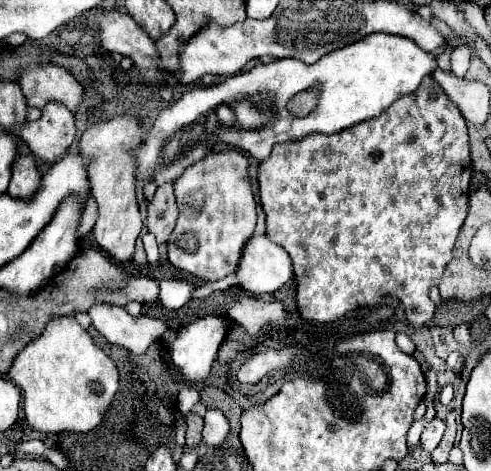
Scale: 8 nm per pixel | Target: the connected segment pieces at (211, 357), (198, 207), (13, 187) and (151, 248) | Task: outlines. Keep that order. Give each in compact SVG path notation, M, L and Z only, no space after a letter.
M207 315L179 329L177 341L169 347L169 351L173 365L179 367L187 381L197 383L207 379L227 329L229 321L217 315Z
M235 149L221 151L221 153L211 151L201 161L189 165L183 171L183 175L175 181L179 217L167 241L167 259L173 267L187 271L203 281L219 281L237 269L241 251L249 241L249 237L253 235L255 221L257 221L257 203L251 191L251 179L249 179L247 167L249 167L247 157Z
M19 155L13 163L13 175L9 181L7 193L15 199L33 199L41 189L41 171L35 165L35 159L29 155Z
M151 233L143 235L143 245L145 245L145 251L147 251L147 261L149 263L157 263L159 259L159 249L157 249L157 241Z

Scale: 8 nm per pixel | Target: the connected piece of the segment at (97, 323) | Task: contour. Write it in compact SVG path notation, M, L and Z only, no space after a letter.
M95 303L87 311L93 327L113 345L119 345L131 353L145 353L145 349L163 337L167 325L153 317L131 317L123 307L111 303Z

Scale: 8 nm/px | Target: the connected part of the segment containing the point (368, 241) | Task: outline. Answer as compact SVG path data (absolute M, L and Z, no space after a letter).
M425 77L425 81L421 83L421 89L417 93L399 97L379 117L361 121L361 123L353 125L351 129L343 129L341 133L331 133L331 135L311 133L311 135L303 137L301 141L287 141L287 143L275 145L271 155L259 165L259 193L261 193L261 205L267 215L267 235L277 245L285 247L293 261L299 315L307 321L331 323L331 321L343 317L351 309L375 305L383 295L393 295L405 305L407 319L413 321L415 327L425 325L433 317L433 311L435 311L435 303L429 299L429 289L439 283L445 265L451 261L451 249L455 245L459 229L468 213L471 171L473 171L473 165L471 165L471 157L469 157L467 123L465 123L463 115L459 113L457 105L441 91L441 87L433 81L433 77Z

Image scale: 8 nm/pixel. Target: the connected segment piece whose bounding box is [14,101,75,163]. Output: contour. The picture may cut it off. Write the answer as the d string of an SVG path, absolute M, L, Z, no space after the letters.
M47 103L39 121L28 122L15 129L29 149L47 163L55 163L73 143L73 113L61 103Z

